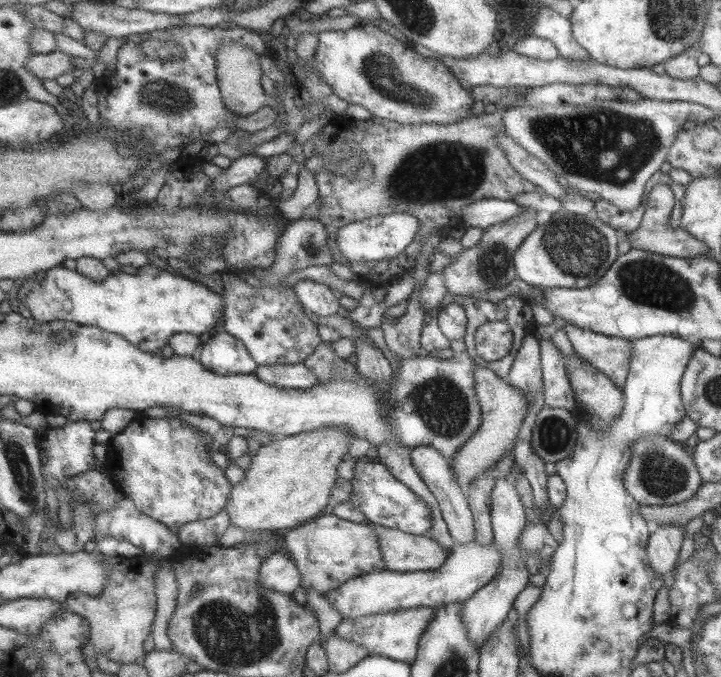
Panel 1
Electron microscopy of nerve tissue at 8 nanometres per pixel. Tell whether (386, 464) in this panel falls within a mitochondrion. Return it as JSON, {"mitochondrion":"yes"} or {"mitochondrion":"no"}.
{"mitochondrion":"no"}

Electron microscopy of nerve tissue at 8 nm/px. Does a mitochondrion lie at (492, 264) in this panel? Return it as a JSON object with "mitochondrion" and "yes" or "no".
{"mitochondrion":"yes"}

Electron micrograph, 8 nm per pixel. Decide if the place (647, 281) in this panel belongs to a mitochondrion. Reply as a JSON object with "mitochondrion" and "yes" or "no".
{"mitochondrion":"yes"}

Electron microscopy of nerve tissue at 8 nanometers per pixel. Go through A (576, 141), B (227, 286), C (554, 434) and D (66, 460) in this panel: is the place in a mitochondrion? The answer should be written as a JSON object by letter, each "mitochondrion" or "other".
{"A":"mitochondrion","B":"other","C":"mitochondrion","D":"other"}

